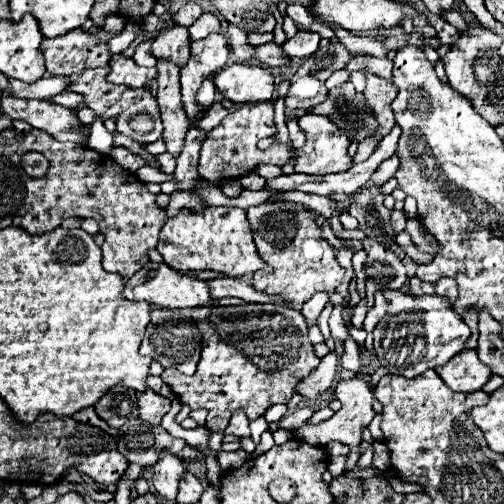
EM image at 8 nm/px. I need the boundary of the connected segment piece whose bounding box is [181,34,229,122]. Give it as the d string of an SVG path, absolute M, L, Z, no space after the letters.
M211 34L191 46L191 60L187 62L187 68L181 68L183 108L191 122L195 122L195 118L203 112L195 100L203 78L219 72L227 62L227 54L229 48L223 34Z

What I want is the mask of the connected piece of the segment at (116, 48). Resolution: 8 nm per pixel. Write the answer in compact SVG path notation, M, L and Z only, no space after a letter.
M127 22L123 32L112 37L108 41L110 54L121 54L123 50L127 49L129 45L133 42L135 34L141 25L134 22Z

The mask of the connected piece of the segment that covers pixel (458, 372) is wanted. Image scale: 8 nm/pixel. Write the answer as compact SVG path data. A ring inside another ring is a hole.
M467 350L451 358L443 368L437 368L441 380L459 392L475 392L491 378L491 370L477 358L475 350Z

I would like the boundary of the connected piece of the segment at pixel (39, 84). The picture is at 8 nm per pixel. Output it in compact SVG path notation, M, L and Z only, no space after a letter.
M47 76L43 80L37 80L35 84L23 84L19 80L9 80L9 88L7 88L7 92L11 96L27 98L27 100L29 98L45 100L45 98L51 98L65 90L67 90L67 78L63 78L63 76Z

